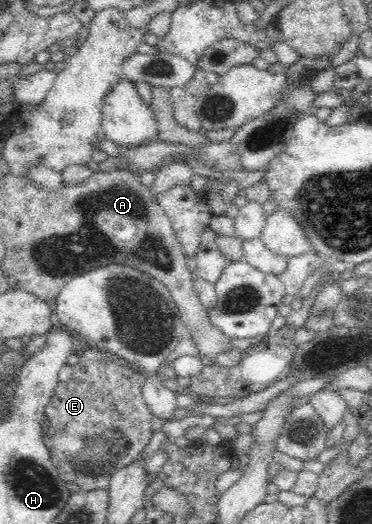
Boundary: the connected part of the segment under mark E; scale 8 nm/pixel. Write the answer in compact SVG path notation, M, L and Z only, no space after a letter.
M97 347L84 351L81 356L78 356L78 358L79 360L77 364L71 365L66 372L67 376L70 377L70 382L65 381L65 375L60 379L59 383L56 385L55 391L53 392L53 397L45 408L45 415L48 417L49 424L48 428L43 430L43 441L46 448L49 450L52 465L56 467L60 474L60 479L64 481L64 483L74 483L84 491L108 489L112 479L112 474L114 474L118 469L122 469L133 464L138 456L140 456L142 450L144 450L144 447L148 442L150 442L152 433L155 432L155 430L152 429L152 419L154 419L154 415L152 415L152 411L148 409L148 405L146 405L146 401L144 401L143 394L141 393L141 386L143 383L142 373L132 370L129 366L122 368L122 366L118 366L118 364L110 362L110 360L106 358L104 351Z

